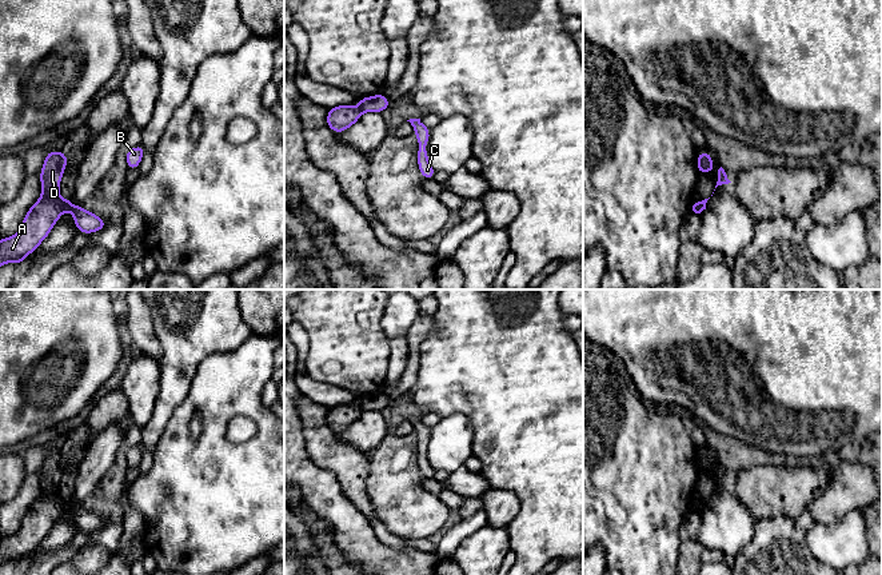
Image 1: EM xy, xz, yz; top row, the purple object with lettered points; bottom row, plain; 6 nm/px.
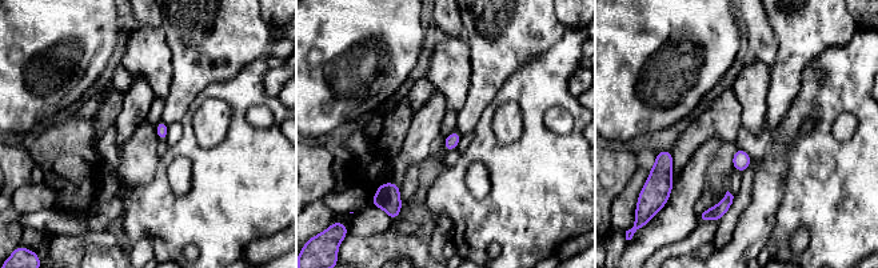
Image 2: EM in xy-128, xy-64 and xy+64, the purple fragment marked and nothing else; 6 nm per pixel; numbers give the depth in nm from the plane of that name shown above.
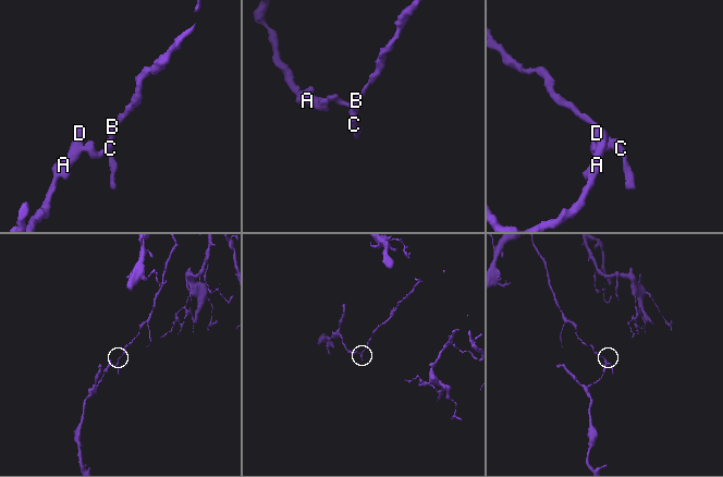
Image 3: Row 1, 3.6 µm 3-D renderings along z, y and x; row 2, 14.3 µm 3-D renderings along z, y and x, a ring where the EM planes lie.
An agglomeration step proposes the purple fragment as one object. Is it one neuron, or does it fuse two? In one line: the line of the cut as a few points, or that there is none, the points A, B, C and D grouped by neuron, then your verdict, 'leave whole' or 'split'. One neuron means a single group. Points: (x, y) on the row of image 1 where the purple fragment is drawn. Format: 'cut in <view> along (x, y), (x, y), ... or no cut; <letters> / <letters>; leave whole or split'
cut in xy along (62, 200), (63, 211); A D / B C; split

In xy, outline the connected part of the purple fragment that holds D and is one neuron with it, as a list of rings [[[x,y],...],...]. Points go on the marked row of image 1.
[[[49,151],[47,153],[45,161],[43,163],[43,169],[39,173],[43,187],[41,196],[35,204],[32,204],[28,213],[23,219],[20,231],[11,237],[0,239],[0,265],[8,261],[16,265],[23,263],[23,260],[29,253],[32,253],[40,245],[40,243],[48,236],[52,227],[63,215],[63,199],[59,195],[59,185],[67,164],[68,160],[65,152]]]

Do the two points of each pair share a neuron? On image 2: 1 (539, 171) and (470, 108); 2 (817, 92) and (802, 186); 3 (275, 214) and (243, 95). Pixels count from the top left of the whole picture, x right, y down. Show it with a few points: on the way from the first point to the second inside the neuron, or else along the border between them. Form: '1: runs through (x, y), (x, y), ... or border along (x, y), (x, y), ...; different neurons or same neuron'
1: border along (498, 91), (473, 130); different neurons
2: runs through (822, 115), (818, 163); same neuron
3: runs through (255, 184), (255, 175), (239, 124); same neuron

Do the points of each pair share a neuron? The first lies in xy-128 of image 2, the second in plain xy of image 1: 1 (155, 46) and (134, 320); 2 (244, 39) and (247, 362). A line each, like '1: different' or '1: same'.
1: different
2: different

